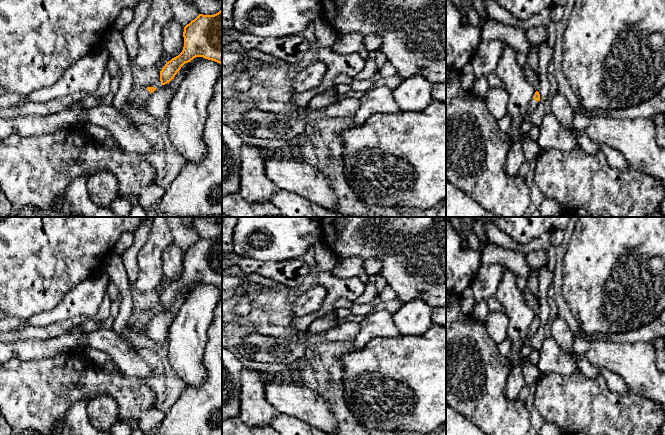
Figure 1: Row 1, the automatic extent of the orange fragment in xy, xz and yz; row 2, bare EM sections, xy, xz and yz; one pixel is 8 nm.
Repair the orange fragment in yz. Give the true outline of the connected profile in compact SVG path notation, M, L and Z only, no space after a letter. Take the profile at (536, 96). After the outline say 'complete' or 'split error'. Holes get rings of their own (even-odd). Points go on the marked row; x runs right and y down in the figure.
M538 91L535 92L533 99L530 101L528 109L527 109L527 114L530 115L531 113L533 113L535 111L535 109L537 108L538 104L540 101L540 94Z; split error

